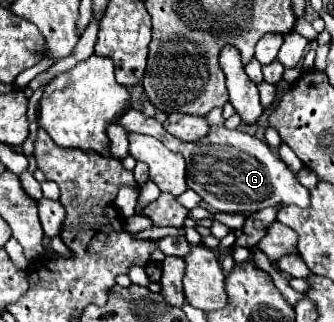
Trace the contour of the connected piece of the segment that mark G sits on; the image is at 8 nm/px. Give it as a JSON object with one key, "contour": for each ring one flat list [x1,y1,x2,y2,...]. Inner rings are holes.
{"contour":[[214,108,206,119,210,129,206,137,194,143,182,142,176,137,170,137,166,129,156,121,144,117,136,109,128,109,116,121,122,129,130,133,144,133,160,140,168,149,182,153,186,159,186,183,188,187,202,197,216,211,224,213,254,213,270,205,298,205,304,207,308,203,308,189,302,187,296,175,280,161,278,155,270,151,270,147,238,129,226,129,226,119,222,115,222,108]]}

